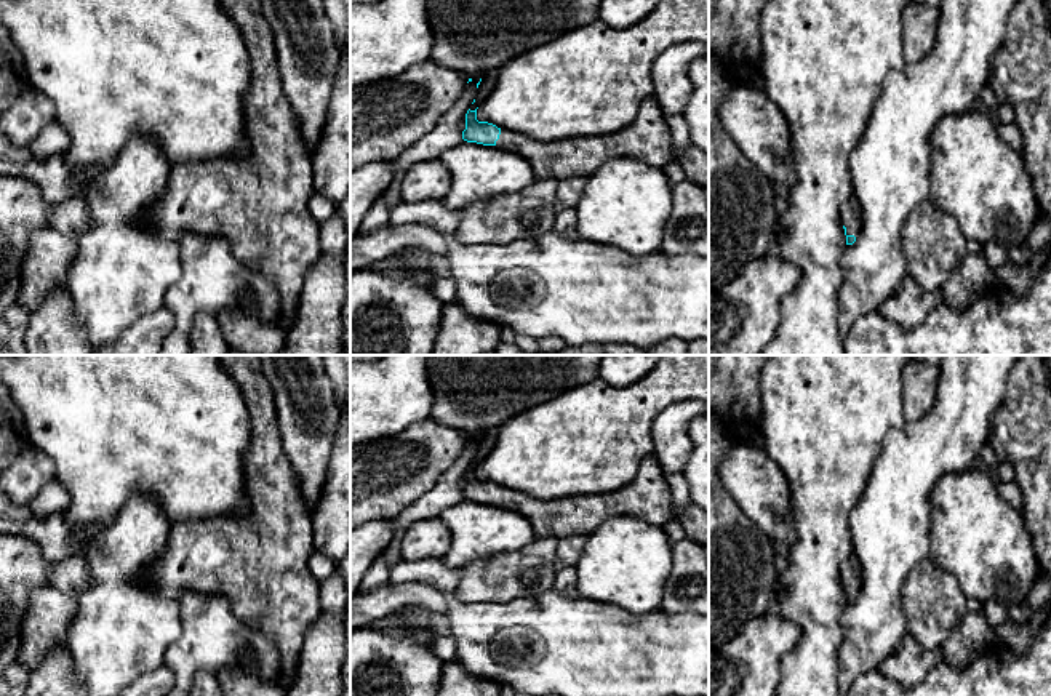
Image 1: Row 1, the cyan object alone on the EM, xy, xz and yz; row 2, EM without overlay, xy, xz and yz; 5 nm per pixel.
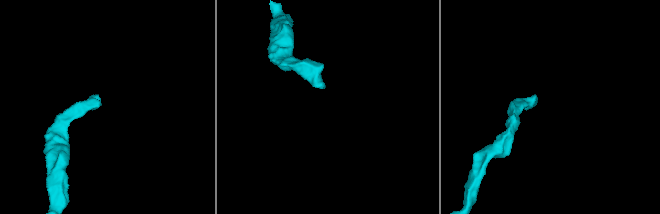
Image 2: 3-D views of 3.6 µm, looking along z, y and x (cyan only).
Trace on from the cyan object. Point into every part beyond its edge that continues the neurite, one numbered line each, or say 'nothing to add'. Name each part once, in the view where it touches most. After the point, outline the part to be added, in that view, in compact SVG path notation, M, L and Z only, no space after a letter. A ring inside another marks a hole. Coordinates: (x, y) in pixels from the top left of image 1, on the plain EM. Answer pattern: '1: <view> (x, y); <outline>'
1: yz (851, 576); M853 552L853 555L841 563L841 581L846 586L846 594L857 595L862 587L861 565Z

